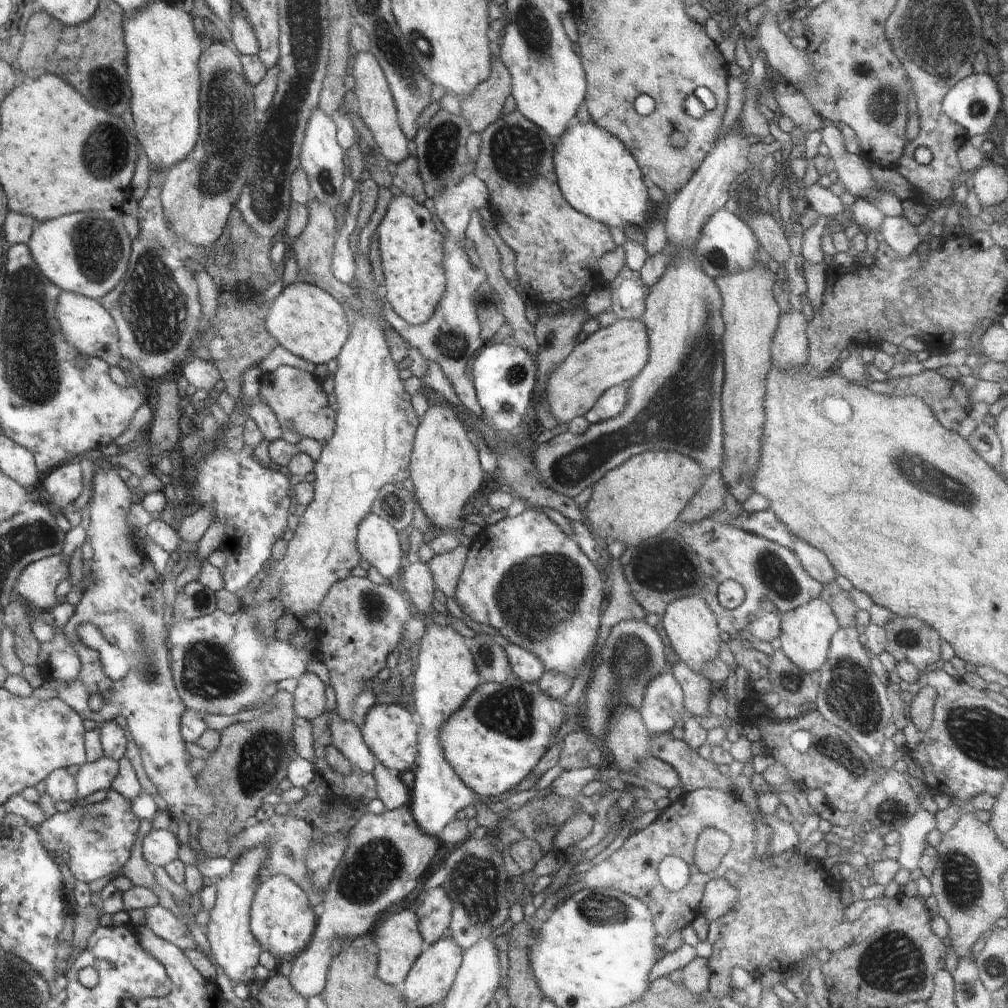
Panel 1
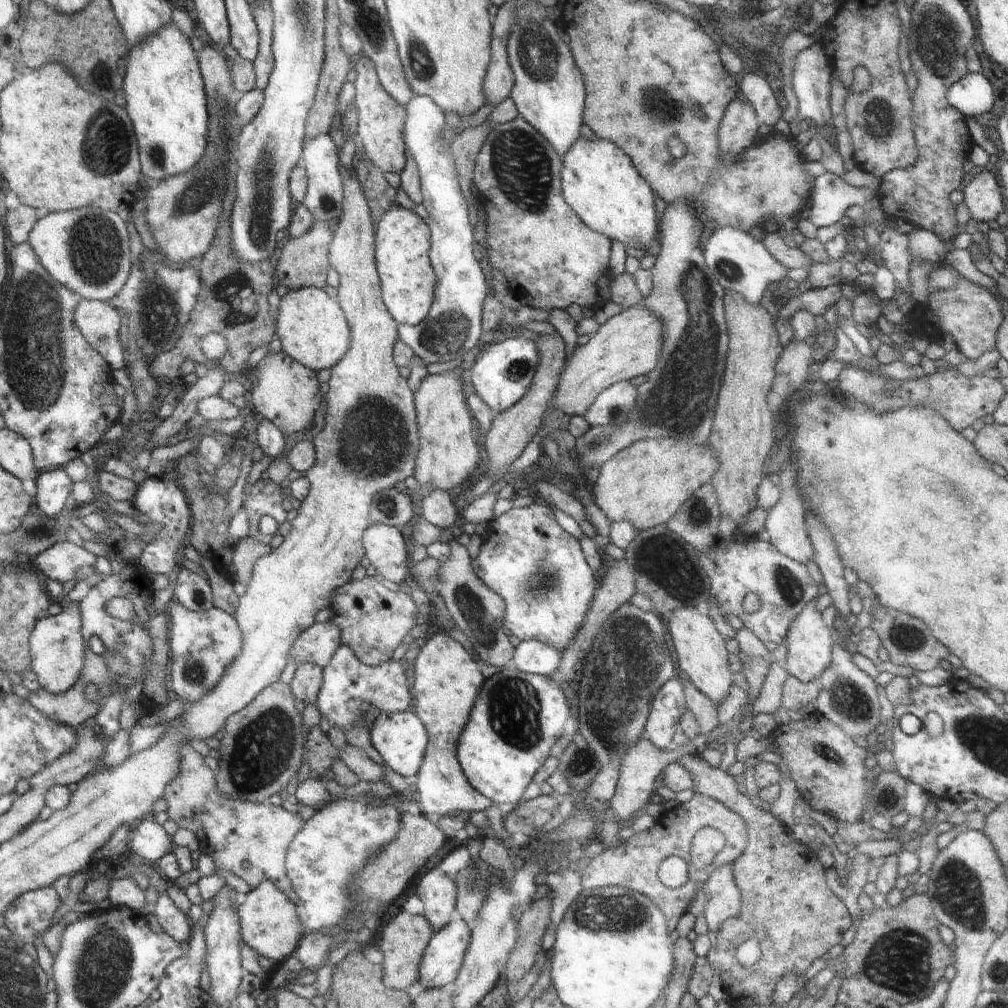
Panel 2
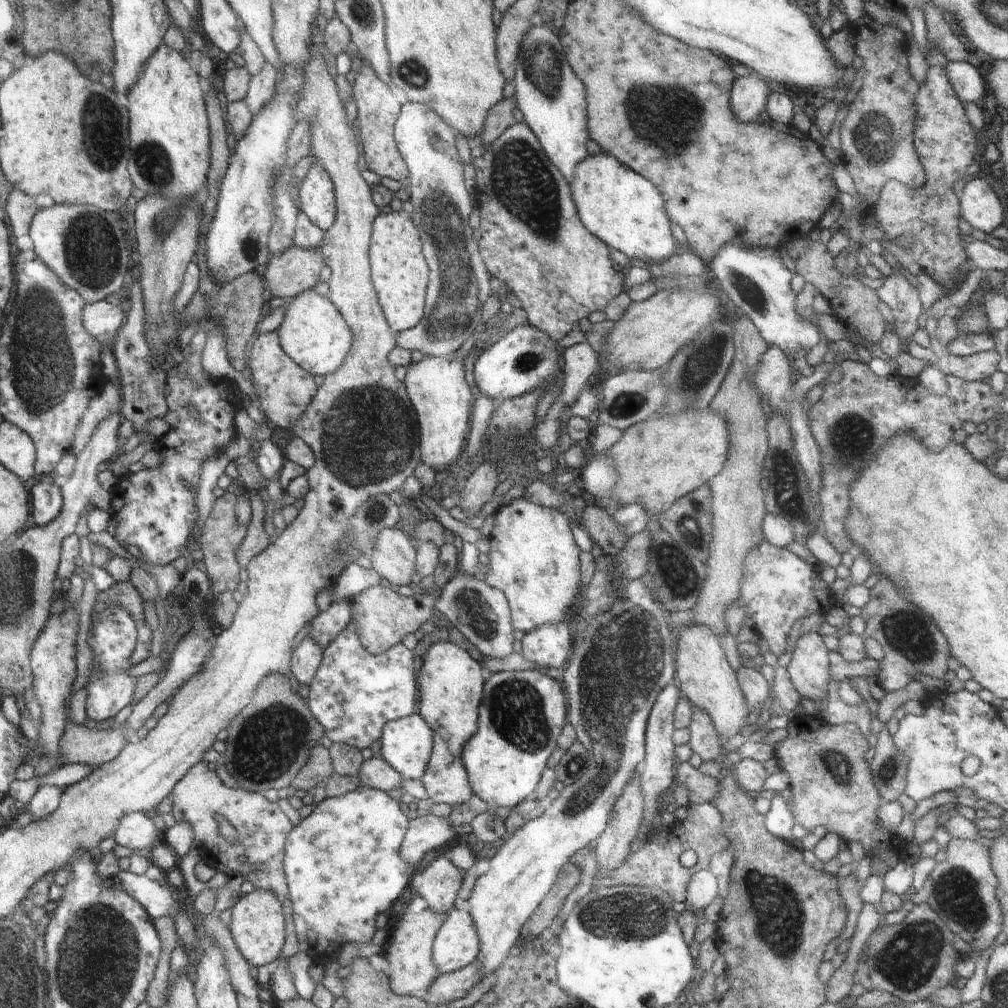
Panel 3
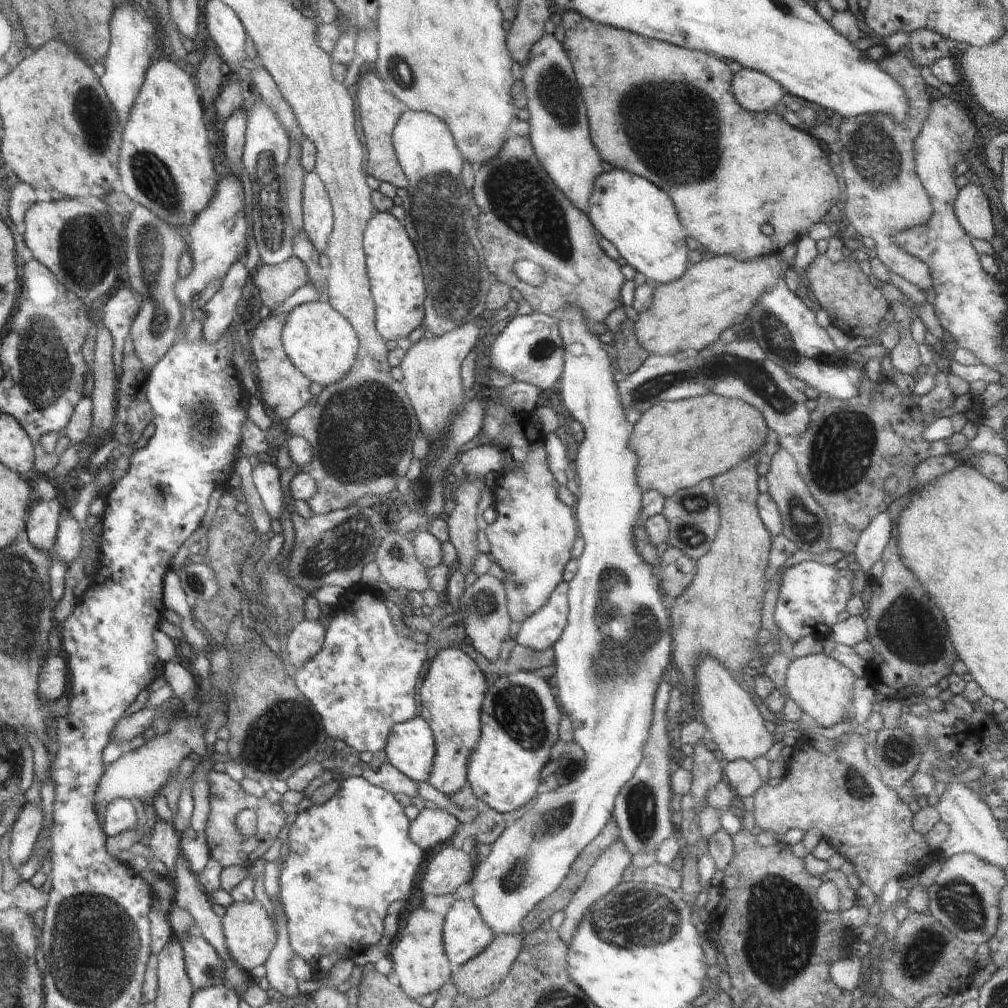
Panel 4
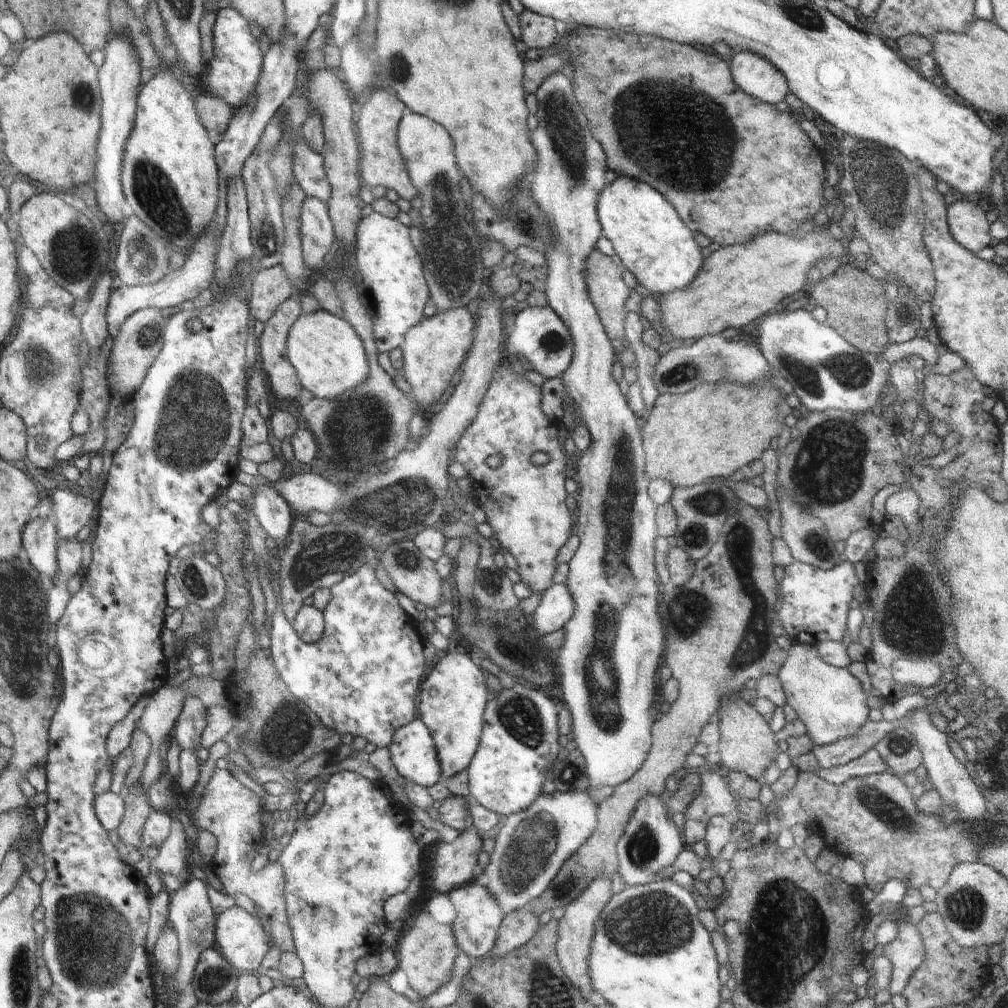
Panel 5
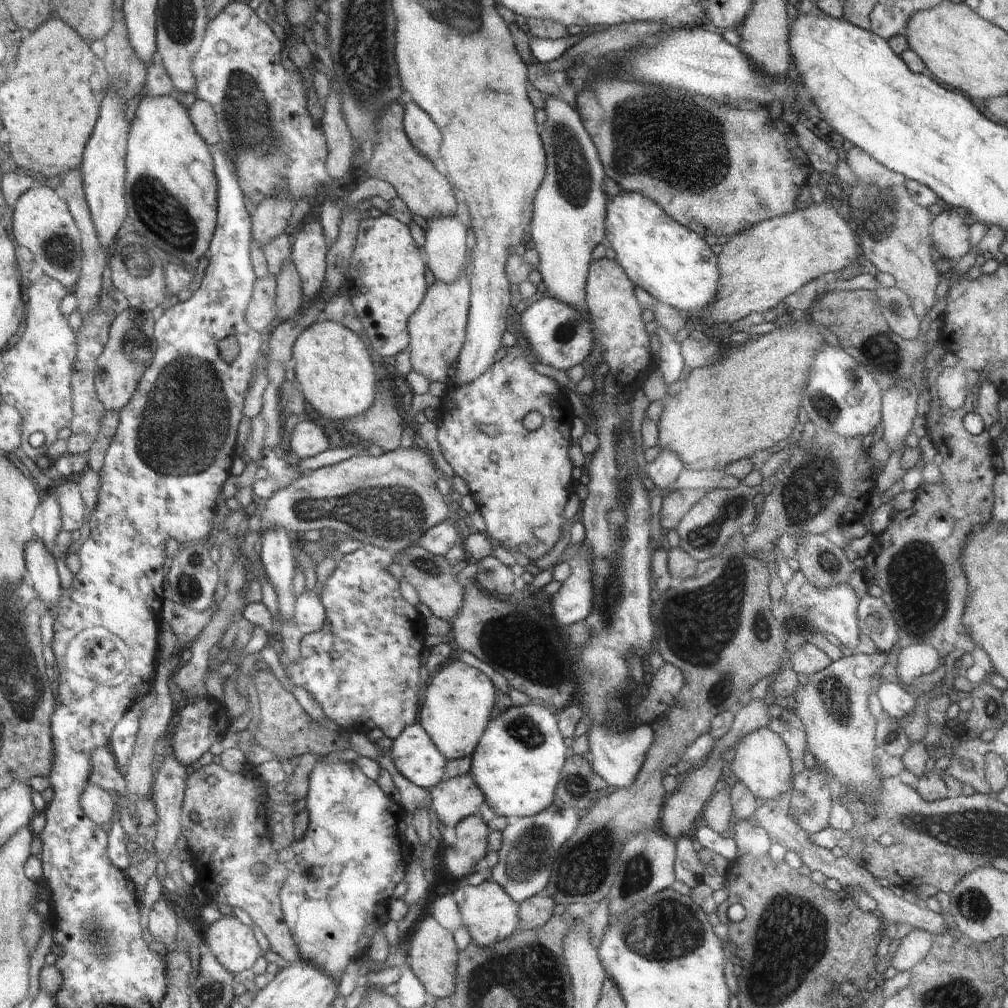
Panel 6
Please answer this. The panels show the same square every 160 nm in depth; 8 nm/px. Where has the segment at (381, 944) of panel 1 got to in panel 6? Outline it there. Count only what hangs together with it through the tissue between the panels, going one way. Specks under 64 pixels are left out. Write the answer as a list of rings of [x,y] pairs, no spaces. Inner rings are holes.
[[[429,915],[419,920],[418,928],[412,931],[411,935],[405,949],[407,964],[423,984],[428,996],[432,999],[452,996],[456,990],[457,969],[460,965],[460,950],[454,933],[440,926],[434,917]]]

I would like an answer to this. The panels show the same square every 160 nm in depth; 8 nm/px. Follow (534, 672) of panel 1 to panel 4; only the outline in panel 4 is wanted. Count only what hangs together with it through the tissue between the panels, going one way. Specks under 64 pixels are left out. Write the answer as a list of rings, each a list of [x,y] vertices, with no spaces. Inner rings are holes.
[[[563,581],[549,602],[520,624],[517,642],[534,650],[546,650],[565,633],[569,617],[569,584]]]

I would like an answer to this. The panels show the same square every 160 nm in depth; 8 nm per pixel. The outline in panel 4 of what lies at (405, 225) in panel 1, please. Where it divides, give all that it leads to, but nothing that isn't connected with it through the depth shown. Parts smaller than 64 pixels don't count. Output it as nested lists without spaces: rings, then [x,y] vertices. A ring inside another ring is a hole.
[[[374,214],[365,229],[365,259],[368,263],[370,287],[376,304],[377,332],[386,342],[404,339],[422,326],[426,286],[414,244],[406,234],[405,226],[392,214]]]

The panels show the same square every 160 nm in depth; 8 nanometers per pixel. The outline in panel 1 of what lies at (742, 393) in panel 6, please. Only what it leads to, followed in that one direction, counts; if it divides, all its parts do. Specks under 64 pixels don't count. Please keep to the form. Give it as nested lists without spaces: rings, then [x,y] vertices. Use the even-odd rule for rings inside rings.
[[[646,451],[637,454],[624,464],[606,473],[591,486],[591,496],[584,504],[584,514],[589,528],[603,546],[610,546],[614,538],[626,540],[627,547],[636,544],[630,542],[630,514],[632,530],[638,540],[657,537],[678,518],[684,506],[700,492],[706,472],[702,466],[689,456],[676,451]]]

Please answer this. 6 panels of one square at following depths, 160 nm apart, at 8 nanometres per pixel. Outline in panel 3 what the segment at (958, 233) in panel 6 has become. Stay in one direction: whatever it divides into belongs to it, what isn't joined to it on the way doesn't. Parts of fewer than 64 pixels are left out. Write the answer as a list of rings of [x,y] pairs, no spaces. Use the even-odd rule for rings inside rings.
[[[977,176],[968,179],[962,192],[962,218],[972,228],[982,232],[992,232],[1004,220],[1004,208],[998,196],[992,192],[987,180]]]

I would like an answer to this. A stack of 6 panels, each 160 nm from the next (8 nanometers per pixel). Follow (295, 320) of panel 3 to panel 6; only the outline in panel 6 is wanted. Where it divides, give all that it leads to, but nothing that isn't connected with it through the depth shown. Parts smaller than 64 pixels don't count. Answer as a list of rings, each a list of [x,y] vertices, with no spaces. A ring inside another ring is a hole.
[[[336,321],[312,323],[293,344],[296,382],[310,404],[332,420],[349,420],[368,412],[376,400],[374,364],[354,331]]]

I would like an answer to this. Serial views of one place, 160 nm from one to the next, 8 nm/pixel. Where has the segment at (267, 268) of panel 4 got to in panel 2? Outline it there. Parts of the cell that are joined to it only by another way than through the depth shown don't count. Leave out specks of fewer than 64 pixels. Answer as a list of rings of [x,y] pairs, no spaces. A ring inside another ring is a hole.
[[[315,222],[304,236],[286,238],[280,247],[278,258],[275,259],[274,276],[278,278],[278,284],[285,286],[288,291],[302,287],[323,289],[327,286],[327,273],[332,268],[329,264],[329,247],[332,236],[333,224]]]

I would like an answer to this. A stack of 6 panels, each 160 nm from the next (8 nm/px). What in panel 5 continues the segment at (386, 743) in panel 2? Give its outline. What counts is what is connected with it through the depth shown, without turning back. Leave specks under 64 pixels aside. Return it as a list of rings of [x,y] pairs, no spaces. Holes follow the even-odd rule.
[[[418,718],[400,728],[389,748],[397,773],[416,784],[436,785],[440,778],[440,765],[432,733]]]

